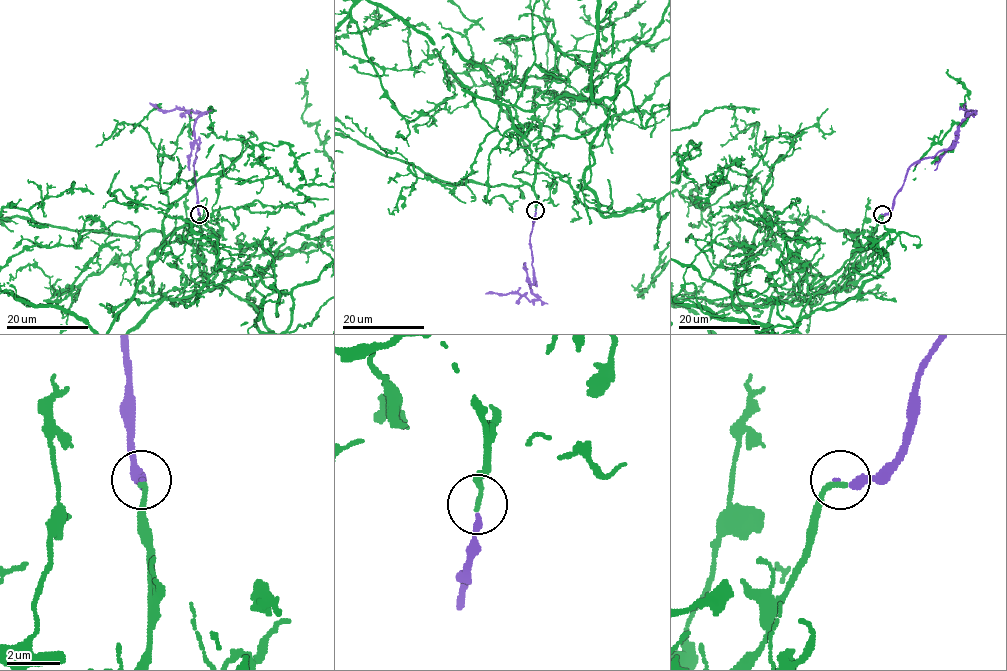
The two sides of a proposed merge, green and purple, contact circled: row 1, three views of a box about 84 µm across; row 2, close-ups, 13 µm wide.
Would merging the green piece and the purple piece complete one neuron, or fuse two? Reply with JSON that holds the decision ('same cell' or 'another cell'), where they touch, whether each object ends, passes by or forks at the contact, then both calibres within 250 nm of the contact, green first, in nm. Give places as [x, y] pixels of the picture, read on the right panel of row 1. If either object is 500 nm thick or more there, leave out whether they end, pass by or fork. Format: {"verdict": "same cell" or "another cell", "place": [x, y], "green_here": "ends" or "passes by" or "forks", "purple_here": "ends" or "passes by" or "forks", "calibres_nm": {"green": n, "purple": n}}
{"verdict": "same cell", "place": [882, 214], "green_here": "ends", "purple_here": "ends", "calibres_nm": {"green": 200, "purple": 240}}

